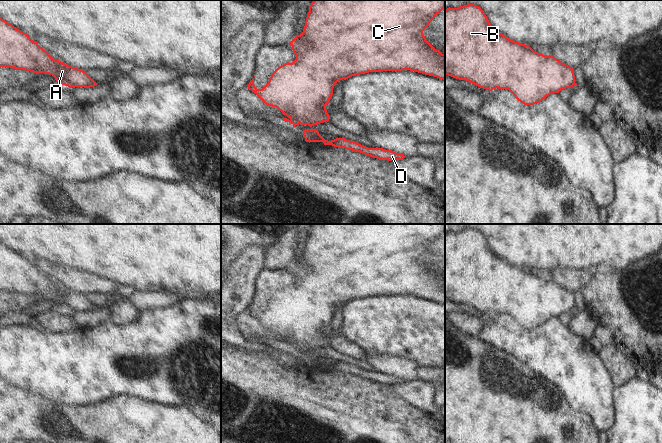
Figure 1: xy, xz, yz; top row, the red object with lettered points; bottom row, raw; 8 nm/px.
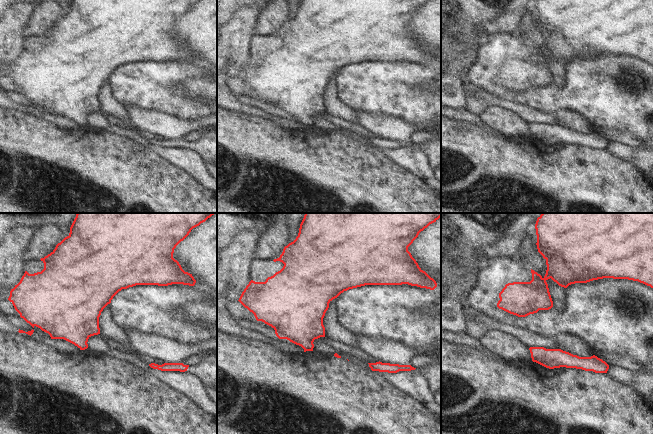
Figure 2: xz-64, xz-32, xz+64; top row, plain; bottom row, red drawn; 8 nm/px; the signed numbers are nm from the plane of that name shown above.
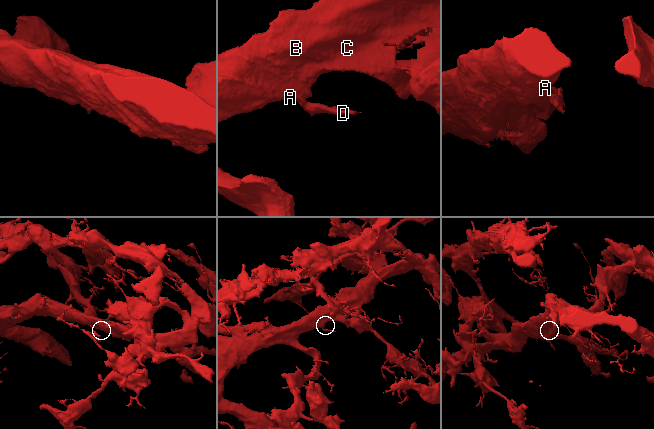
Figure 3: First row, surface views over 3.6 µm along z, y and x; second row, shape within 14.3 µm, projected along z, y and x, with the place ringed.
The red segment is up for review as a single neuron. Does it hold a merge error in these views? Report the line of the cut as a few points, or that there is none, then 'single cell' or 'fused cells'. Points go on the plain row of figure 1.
xz (305, 353), (313, 359), (318, 358) | fused cells

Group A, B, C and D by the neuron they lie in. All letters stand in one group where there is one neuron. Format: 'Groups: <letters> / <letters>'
Groups: A B C / D

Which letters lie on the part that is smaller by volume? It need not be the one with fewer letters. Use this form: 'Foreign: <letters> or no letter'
Foreign: D

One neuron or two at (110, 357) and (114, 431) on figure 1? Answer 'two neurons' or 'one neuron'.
two neurons

